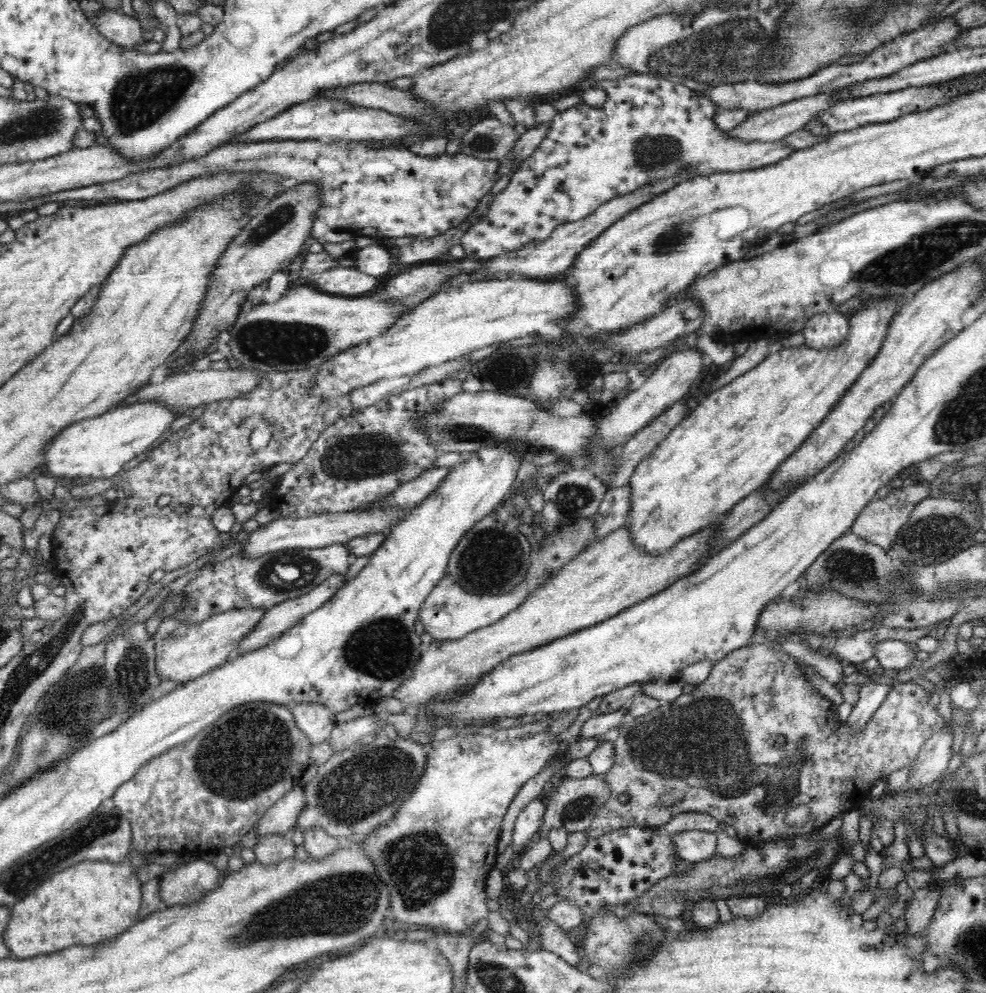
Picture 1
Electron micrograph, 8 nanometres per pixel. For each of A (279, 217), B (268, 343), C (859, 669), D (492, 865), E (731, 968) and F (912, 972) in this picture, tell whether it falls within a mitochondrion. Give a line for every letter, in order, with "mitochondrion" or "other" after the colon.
A: mitochondrion
B: mitochondrion
C: other
D: other
E: other
F: other

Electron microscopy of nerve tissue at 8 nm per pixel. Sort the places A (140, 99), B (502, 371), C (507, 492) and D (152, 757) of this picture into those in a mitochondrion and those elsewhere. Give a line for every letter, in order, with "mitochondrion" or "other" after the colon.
A: mitochondrion
B: other
C: other
D: other

